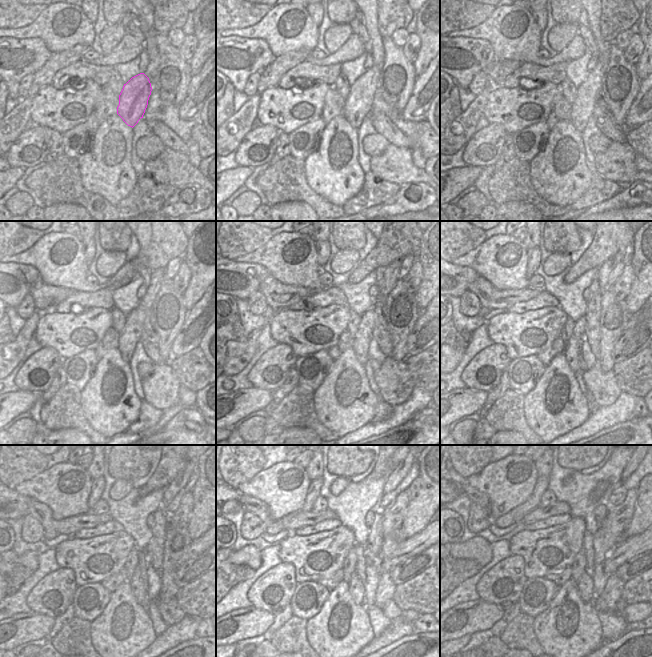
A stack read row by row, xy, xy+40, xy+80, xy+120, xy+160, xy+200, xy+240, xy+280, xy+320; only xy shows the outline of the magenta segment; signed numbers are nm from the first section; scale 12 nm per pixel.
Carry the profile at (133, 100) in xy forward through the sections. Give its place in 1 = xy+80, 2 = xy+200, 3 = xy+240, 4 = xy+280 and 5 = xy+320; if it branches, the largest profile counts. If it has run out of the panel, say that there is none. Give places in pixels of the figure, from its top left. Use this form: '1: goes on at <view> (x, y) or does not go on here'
1: goes on at xy+80 (588, 93)
2: goes on at xy+200 (586, 365)
3: goes on at xy+240 (138, 589)
4: goes on at xy+280 (356, 585)
5: goes on at xy+320 (585, 584)

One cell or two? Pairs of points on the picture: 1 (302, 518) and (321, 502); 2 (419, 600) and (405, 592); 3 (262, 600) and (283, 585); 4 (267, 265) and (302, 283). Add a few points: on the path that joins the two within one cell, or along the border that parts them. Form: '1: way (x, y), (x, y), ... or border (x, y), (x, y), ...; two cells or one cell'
1: border (327, 507), (319, 511), (312, 511); two cells
2: way (416, 597), (408, 595); one cell
3: way (267, 599), (278, 588); one cell
4: way (276, 265), (284, 265), (293, 274); one cell

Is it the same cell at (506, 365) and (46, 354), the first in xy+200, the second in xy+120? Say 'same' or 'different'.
same

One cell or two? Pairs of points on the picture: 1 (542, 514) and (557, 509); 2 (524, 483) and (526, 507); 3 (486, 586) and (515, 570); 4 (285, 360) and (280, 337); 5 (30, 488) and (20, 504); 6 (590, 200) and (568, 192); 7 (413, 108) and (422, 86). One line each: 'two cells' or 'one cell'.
1: one cell
2: two cells
3: one cell
4: two cells
5: two cells
6: two cells
7: one cell

